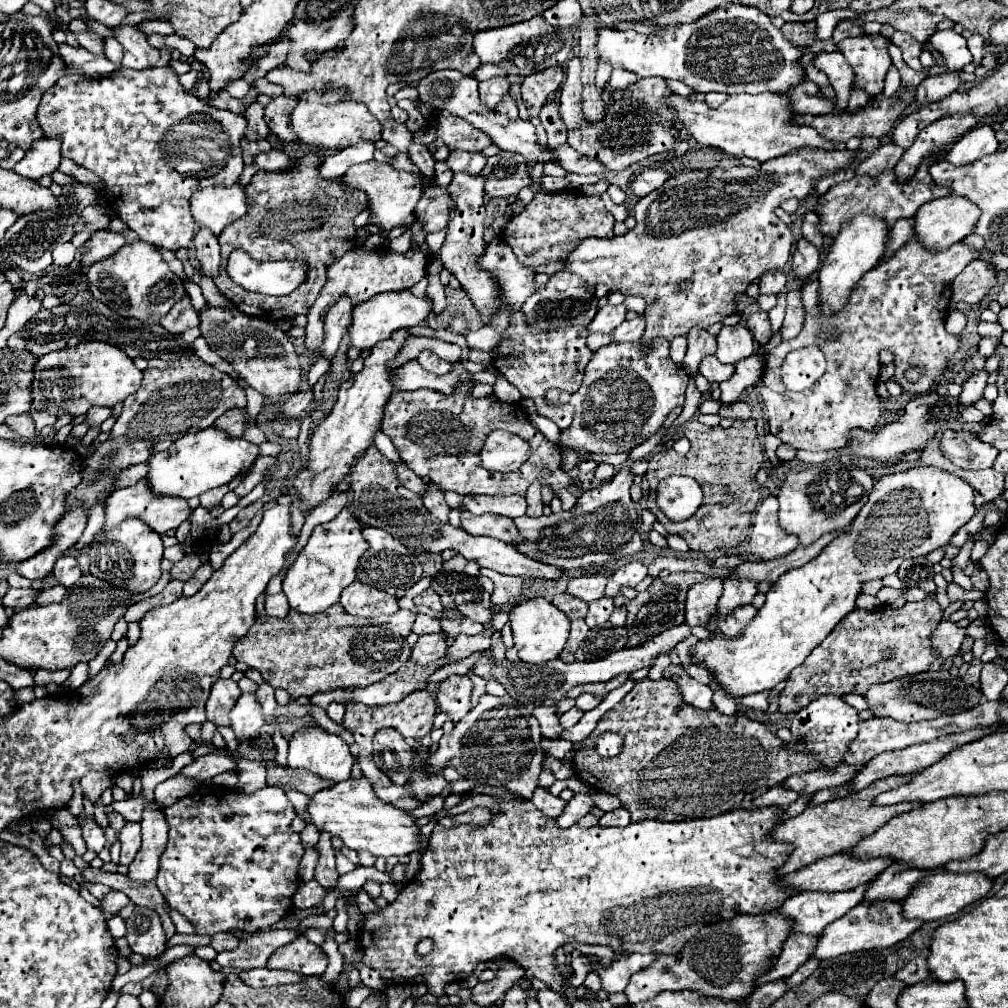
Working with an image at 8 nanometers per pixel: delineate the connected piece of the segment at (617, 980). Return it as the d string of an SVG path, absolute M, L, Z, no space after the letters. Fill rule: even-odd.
M630 954L628 958L616 960L610 968L600 968L598 962L592 962L594 972L602 978L602 988L608 992L624 992L628 980L638 970L644 970L654 962L656 954Z

